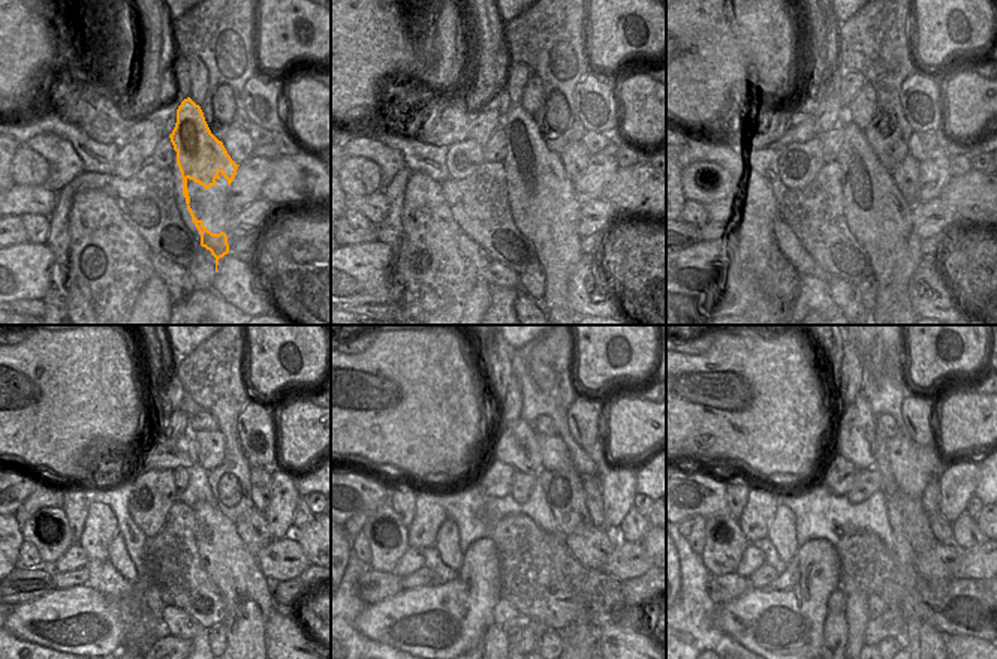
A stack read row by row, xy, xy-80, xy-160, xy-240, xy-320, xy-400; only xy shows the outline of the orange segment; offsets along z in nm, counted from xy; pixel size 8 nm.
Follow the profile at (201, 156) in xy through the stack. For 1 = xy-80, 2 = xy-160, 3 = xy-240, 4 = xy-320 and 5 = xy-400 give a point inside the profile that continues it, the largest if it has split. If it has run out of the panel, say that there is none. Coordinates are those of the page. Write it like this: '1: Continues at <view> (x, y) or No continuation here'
1: Continues at xy-80 (530, 158)
2: Continues at xy-160 (892, 277)
3: Continues at xy-240 (244, 626)
4: Continues at xy-320 (578, 626)
5: Continues at xy-400 (907, 599)

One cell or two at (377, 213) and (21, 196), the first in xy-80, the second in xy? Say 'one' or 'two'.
one

